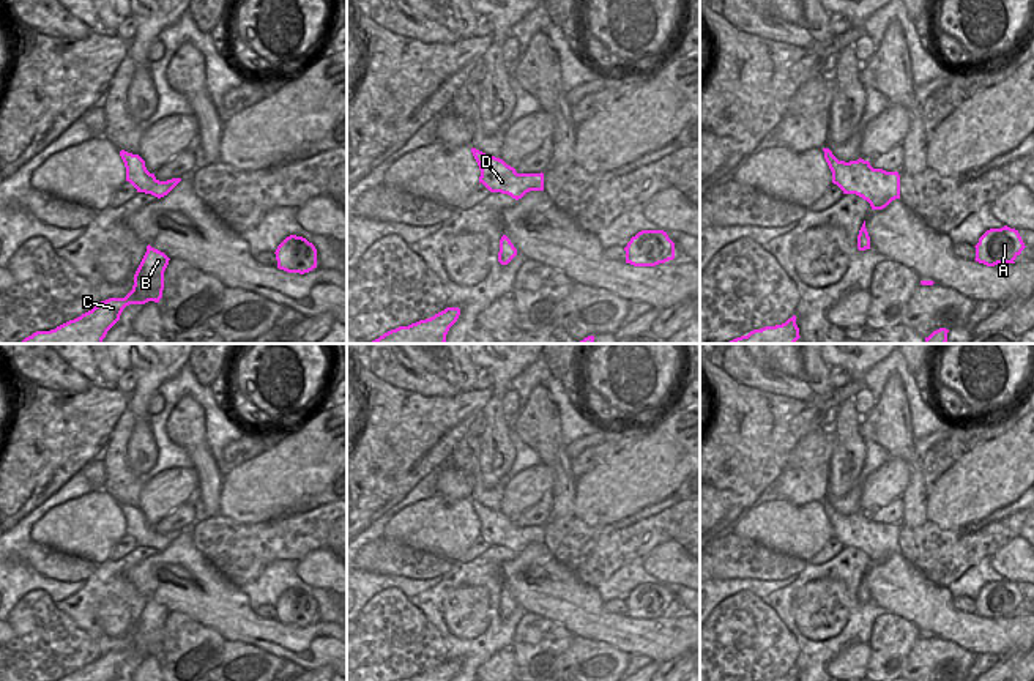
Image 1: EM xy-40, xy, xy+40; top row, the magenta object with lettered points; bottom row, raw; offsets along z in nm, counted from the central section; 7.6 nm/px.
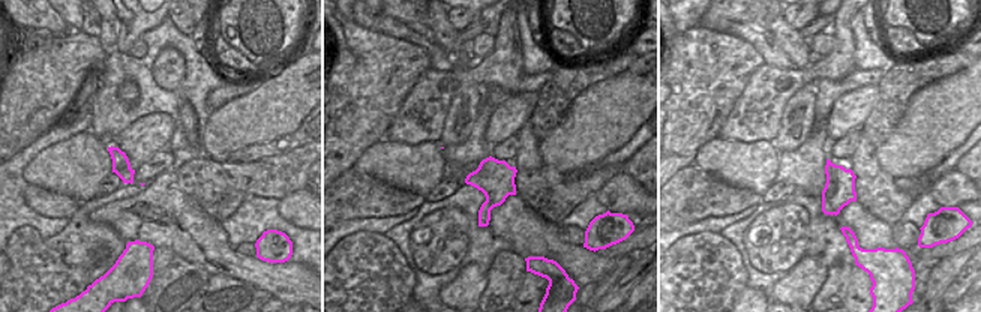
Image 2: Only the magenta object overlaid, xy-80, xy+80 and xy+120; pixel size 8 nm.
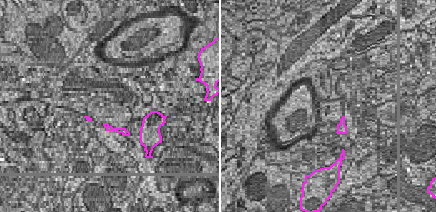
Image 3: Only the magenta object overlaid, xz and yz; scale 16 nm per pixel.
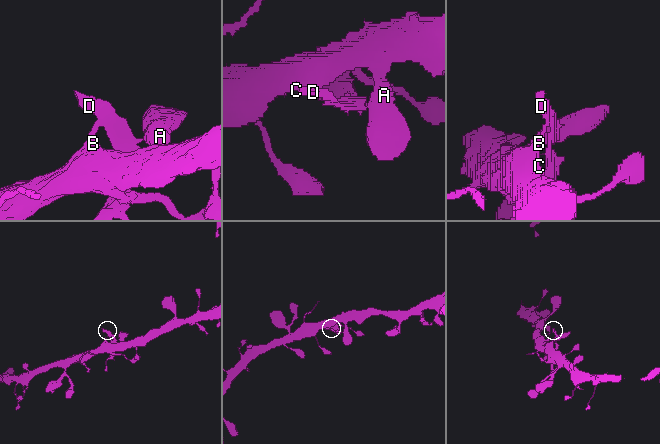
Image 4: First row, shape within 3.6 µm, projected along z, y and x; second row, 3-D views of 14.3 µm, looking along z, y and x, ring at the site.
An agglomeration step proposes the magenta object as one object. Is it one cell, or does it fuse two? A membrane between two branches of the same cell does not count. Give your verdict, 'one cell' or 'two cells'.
two cells

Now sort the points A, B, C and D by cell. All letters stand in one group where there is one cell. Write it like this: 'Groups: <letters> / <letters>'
Groups: A B C / D

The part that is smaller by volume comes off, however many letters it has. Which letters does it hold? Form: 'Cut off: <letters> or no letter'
Cut off: D

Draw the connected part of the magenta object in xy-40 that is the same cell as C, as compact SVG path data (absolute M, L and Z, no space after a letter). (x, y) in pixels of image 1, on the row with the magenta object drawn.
M147 246L147 252L134 274L132 290L125 298L109 298L91 311L50 331L36 331L19 344L102 344L107 331L120 320L129 304L159 303L164 290L164 271L169 257Z

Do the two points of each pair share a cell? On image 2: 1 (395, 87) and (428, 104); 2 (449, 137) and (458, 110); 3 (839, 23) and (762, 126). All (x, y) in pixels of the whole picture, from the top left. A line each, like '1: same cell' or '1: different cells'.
1: different cells
2: same cell
3: same cell

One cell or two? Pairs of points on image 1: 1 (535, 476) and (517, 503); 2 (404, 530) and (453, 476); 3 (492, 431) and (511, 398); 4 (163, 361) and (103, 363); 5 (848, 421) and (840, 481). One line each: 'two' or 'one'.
1: one
2: two
3: two
4: two
5: one

